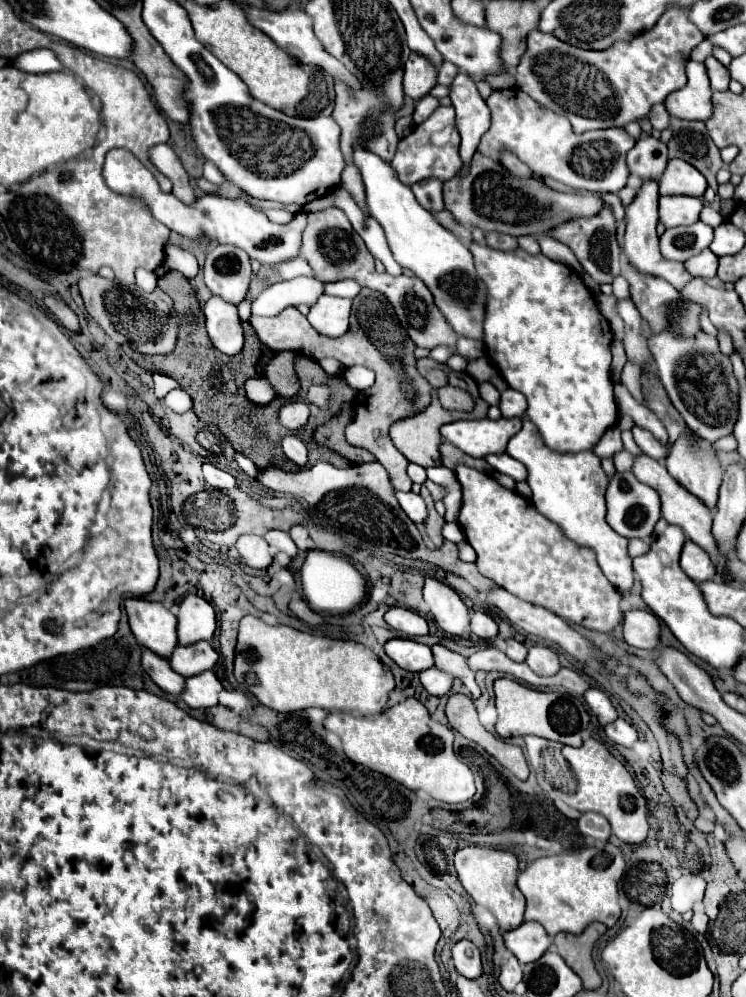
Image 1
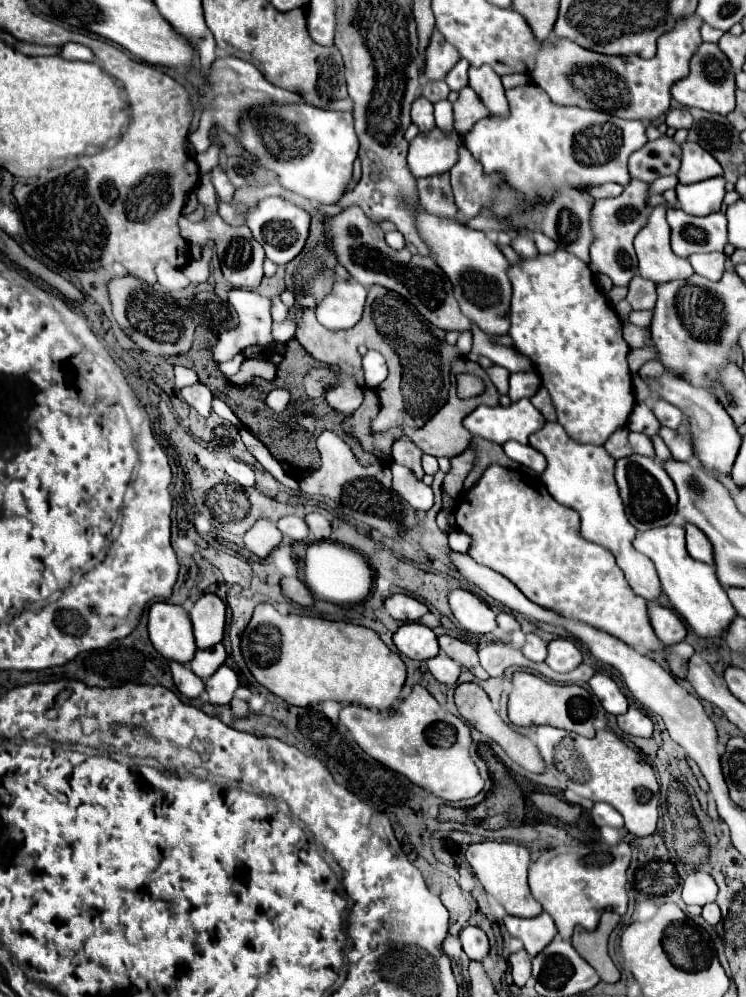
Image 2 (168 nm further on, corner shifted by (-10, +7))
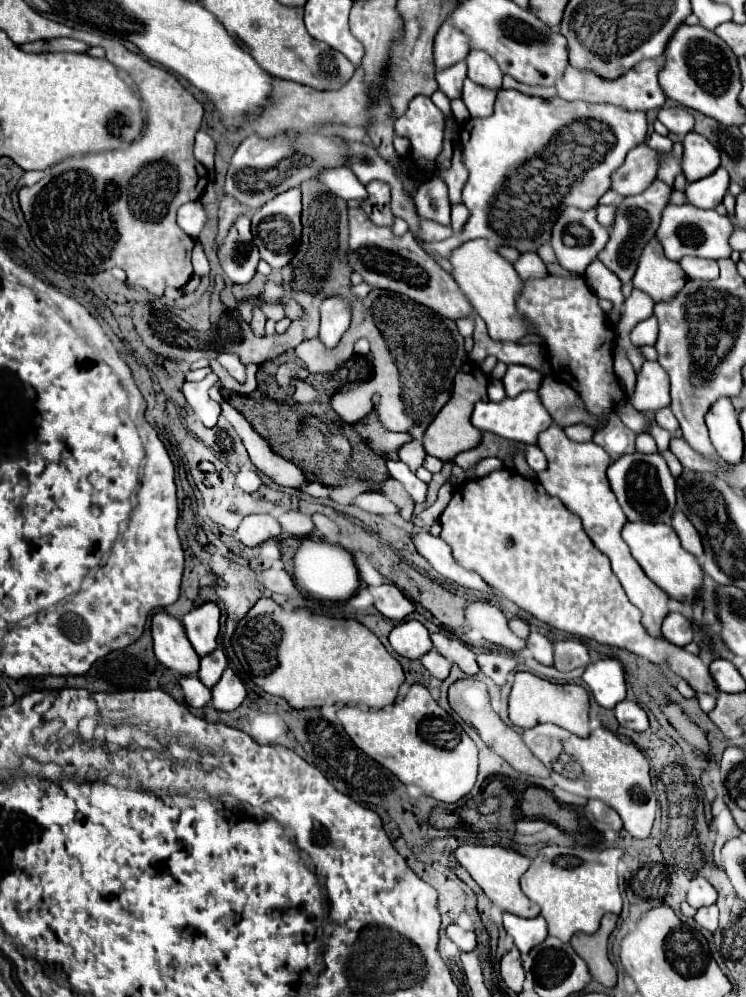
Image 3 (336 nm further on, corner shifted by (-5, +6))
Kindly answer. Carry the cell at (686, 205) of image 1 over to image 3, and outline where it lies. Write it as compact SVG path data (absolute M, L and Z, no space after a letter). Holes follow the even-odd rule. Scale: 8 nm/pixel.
M718 167L712 175L700 179L700 181L688 183L688 187L686 187L688 201L700 209L716 209L726 195L728 183L730 183L730 177L728 177L726 169Z

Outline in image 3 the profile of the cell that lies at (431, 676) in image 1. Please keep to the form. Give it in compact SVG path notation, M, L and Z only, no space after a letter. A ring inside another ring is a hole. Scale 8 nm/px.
M428 651L426 655L420 657L420 661L436 679L446 679L450 673L450 667L452 667L452 663L436 651Z

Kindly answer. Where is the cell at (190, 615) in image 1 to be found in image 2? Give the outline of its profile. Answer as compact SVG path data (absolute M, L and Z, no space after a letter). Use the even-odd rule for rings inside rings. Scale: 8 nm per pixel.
M203 594L189 612L197 648L211 648L221 642L225 630L225 602L217 594Z

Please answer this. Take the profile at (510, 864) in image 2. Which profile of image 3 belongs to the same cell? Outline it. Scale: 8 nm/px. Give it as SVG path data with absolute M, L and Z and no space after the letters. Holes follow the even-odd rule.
M462 845L454 851L456 861L472 875L472 879L482 887L488 899L498 905L502 911L518 915L518 917L536 917L540 915L538 905L530 903L530 899L520 889L520 877L528 871L530 859L504 847L486 847L486 845Z

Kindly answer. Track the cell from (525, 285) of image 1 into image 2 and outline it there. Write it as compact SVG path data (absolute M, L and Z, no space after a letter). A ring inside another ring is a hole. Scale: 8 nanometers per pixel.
M557 250L553 254L539 254L535 258L523 258L521 262L517 264L511 264L509 270L509 280L511 280L511 286L513 286L513 296L511 296L511 308L509 308L509 320L511 320L511 328L509 328L509 336L513 338L513 348L517 352L521 352L523 356L531 358L535 370L539 372L539 378L543 380L543 386L547 388L549 396L551 396L551 402L555 406L555 412L557 412L557 422L565 428L565 432L571 436L571 440L579 442L579 444L595 444L595 446L601 446L605 444L605 440L621 426L625 426L633 406L635 406L635 396L633 396L633 382L631 382L631 372L627 368L627 354L629 354L629 346L627 342L623 340L623 334L621 334L621 320L617 316L617 312L613 310L613 306L607 302L607 298L603 296L603 292L599 290L599 286L595 284L595 276L593 272L589 270L587 264L583 264L577 256L571 256L569 252L563 252L563 250Z

